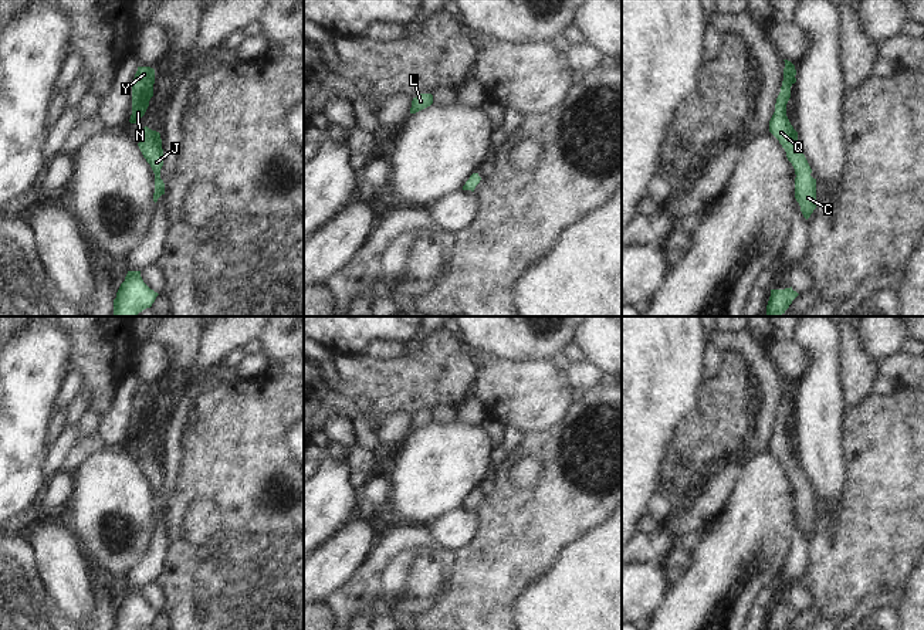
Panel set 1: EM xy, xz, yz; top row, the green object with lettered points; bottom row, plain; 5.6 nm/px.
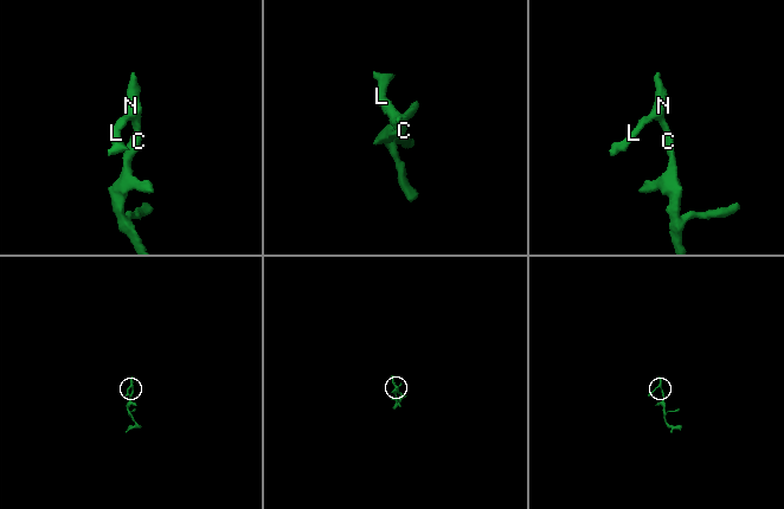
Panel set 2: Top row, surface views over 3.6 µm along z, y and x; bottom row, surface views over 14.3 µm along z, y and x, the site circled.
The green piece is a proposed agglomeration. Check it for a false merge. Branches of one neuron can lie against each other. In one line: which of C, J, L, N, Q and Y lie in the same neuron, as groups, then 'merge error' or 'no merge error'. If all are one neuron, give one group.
C J L N Q Y | no merge error

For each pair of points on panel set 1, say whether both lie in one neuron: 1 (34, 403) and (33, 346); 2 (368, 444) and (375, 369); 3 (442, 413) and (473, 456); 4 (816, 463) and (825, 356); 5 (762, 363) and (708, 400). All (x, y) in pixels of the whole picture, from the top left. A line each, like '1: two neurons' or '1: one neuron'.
1: one neuron
2: two neurons
3: two neurons
4: one neuron
5: two neurons

